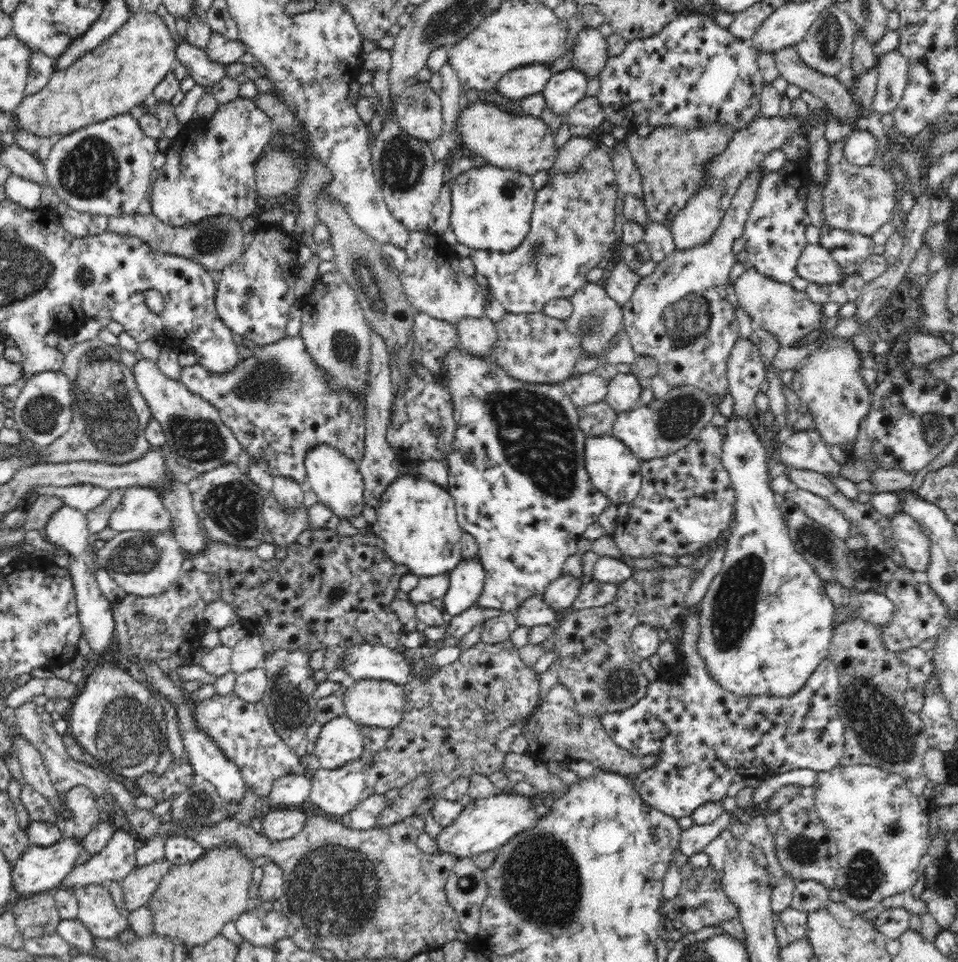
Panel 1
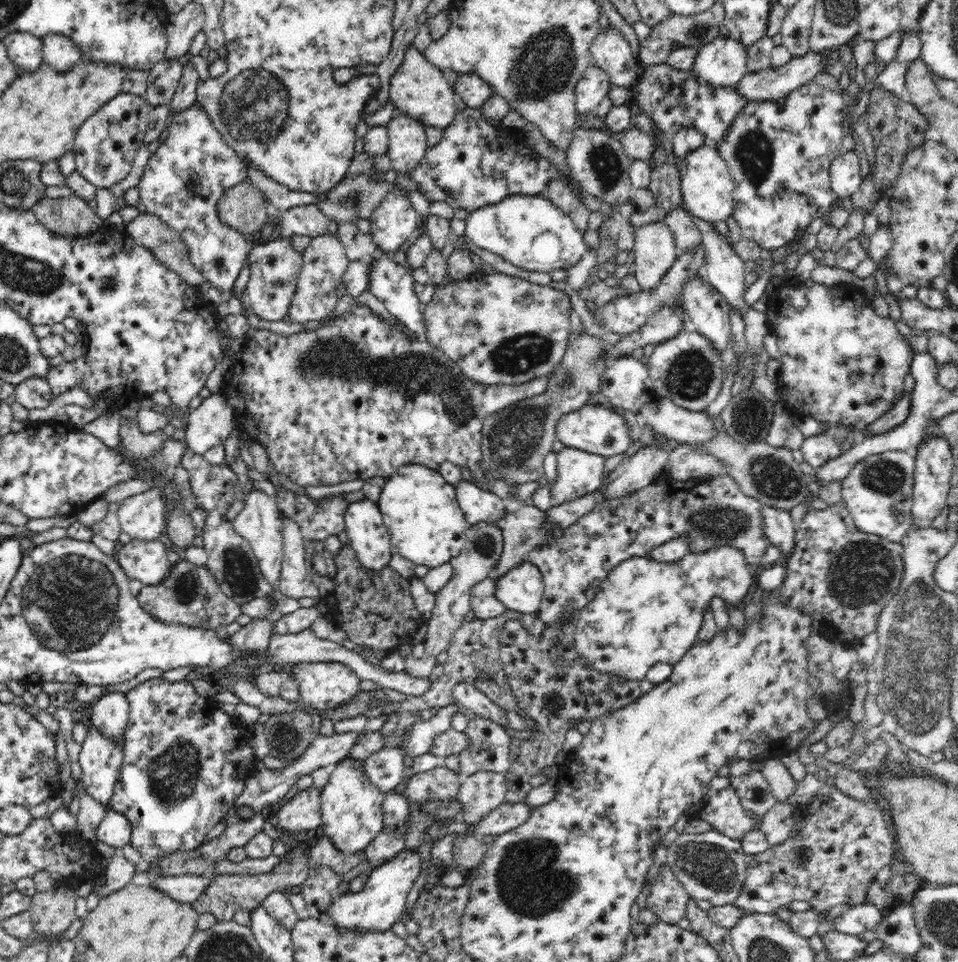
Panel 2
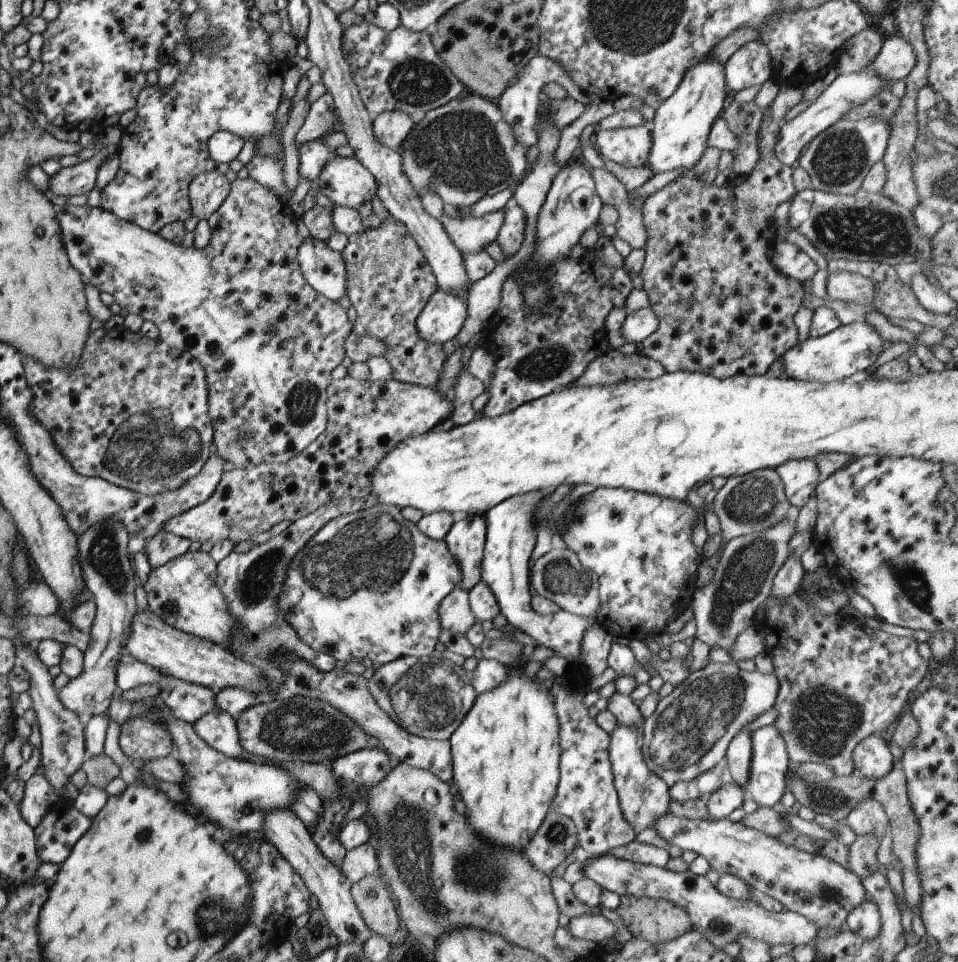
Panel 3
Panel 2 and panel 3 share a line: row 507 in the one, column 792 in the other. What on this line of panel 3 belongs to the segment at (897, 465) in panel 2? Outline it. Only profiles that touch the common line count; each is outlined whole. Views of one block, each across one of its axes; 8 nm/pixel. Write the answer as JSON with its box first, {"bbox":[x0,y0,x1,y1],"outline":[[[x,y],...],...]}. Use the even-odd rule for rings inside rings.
{"bbox":[652,813,868,930],"outline":[[[666,813],[663,814],[662,817],[658,817],[655,821],[653,821],[652,828],[653,830],[655,830],[655,834],[661,837],[669,847],[676,846],[679,847],[681,851],[688,850],[694,852],[698,856],[703,857],[707,861],[707,863],[709,863],[710,869],[714,869],[717,874],[724,873],[739,878],[745,885],[748,885],[750,889],[754,889],[755,891],[757,891],[759,894],[761,894],[761,896],[769,896],[770,898],[777,900],[777,902],[779,902],[786,911],[792,911],[798,913],[799,915],[802,915],[804,918],[807,918],[807,920],[815,924],[815,927],[818,930],[825,928],[832,929],[841,926],[843,922],[846,922],[846,915],[849,913],[849,910],[852,910],[855,906],[858,906],[862,901],[868,899],[867,896],[864,894],[863,888],[861,887],[860,879],[857,876],[853,875],[853,872],[850,872],[847,869],[844,870],[843,868],[841,868],[841,866],[835,864],[835,862],[829,861],[828,859],[821,857],[817,852],[807,853],[798,850],[793,846],[786,846],[785,844],[782,844],[779,840],[777,840],[775,837],[765,835],[763,832],[758,832],[753,828],[746,828],[740,823],[730,822],[727,818],[720,820],[692,820],[673,816],[673,814]]]}

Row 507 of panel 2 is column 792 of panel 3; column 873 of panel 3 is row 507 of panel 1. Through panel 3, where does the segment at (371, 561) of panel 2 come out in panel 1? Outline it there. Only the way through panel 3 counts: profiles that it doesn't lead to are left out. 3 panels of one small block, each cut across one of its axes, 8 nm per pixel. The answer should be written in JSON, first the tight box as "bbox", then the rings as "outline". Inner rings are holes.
{"bbox":[304,443,366,519],"outline":[[[316,443],[306,451],[304,467],[306,486],[318,496],[319,503],[328,506],[341,519],[348,518],[348,515],[361,514],[366,501],[364,501],[363,477],[356,461],[347,458],[330,443]]]}

